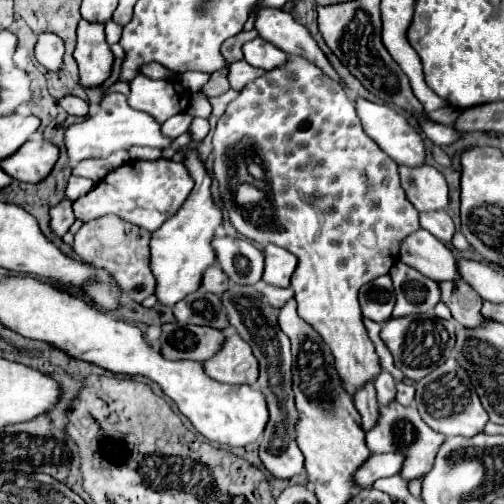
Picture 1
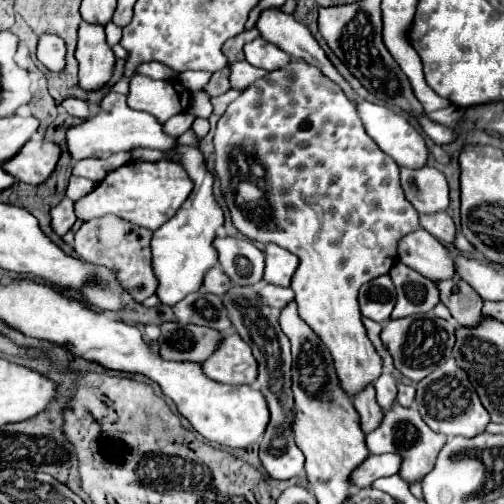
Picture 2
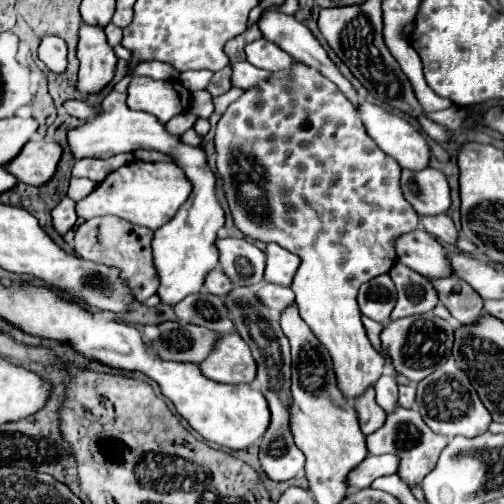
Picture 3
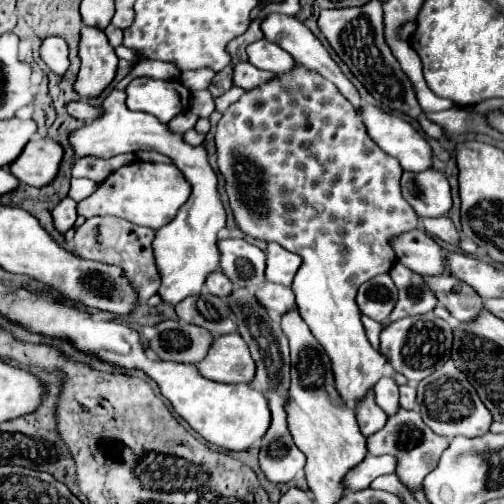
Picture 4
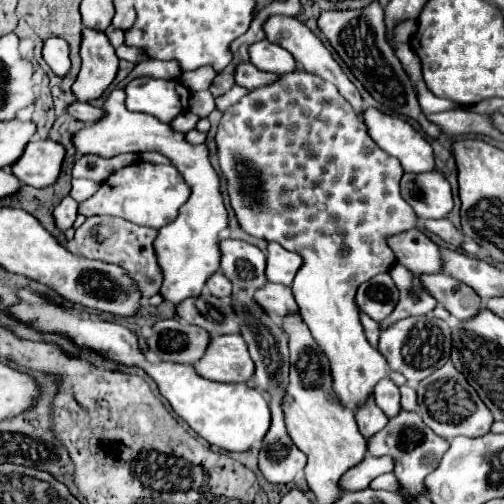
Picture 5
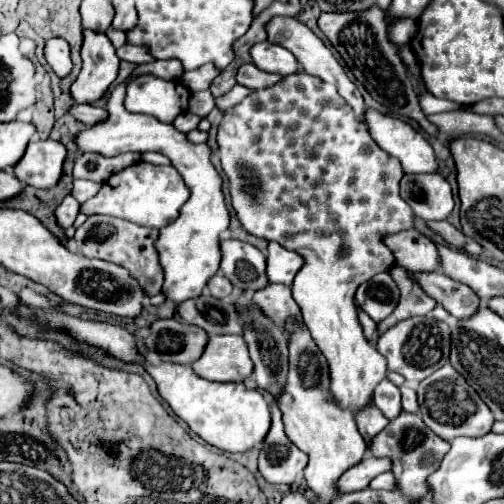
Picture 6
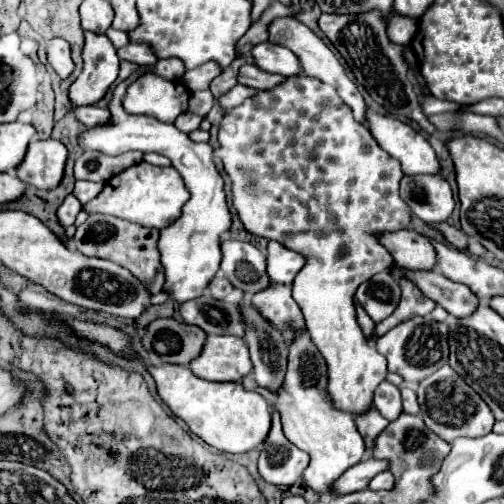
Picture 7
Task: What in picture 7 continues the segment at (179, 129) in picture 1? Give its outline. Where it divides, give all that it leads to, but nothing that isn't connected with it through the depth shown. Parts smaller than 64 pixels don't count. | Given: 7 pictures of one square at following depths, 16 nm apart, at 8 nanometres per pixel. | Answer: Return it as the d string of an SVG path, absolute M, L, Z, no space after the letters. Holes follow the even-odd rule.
M184 112L182 116L178 116L176 118L176 122L174 122L174 126L176 128L180 128L182 132L192 132L192 130L196 130L196 128L200 128L200 124L202 124L202 116L198 116L198 114L192 114L192 112Z

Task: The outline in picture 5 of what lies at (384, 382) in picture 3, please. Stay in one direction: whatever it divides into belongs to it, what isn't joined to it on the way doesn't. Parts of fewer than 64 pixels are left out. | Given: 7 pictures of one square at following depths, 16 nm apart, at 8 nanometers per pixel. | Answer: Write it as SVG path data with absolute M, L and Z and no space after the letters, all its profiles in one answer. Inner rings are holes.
M384 378L378 382L378 386L374 390L374 402L386 414L386 418L398 416L398 412L402 410L400 408L400 390L390 378Z

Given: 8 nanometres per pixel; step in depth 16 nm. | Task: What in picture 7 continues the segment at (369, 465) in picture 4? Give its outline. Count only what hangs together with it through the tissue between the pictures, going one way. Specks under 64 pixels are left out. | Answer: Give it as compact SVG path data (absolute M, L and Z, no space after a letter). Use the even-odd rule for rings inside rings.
M366 458L360 460L360 464L348 468L330 488L332 496L342 496L342 494L352 494L358 490L364 490L368 482L382 470L388 470L388 462L376 460L376 458Z

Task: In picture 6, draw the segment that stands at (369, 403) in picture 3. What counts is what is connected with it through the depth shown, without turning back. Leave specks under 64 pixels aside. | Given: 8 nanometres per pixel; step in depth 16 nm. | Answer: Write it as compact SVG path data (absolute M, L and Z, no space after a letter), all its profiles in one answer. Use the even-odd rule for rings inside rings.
M374 404L368 406L368 410L360 412L356 416L356 424L358 424L358 432L362 434L362 438L366 440L366 446L368 446L368 452L370 452L370 446L372 446L372 438L386 428L388 420L384 416L380 416L380 412L374 408Z

